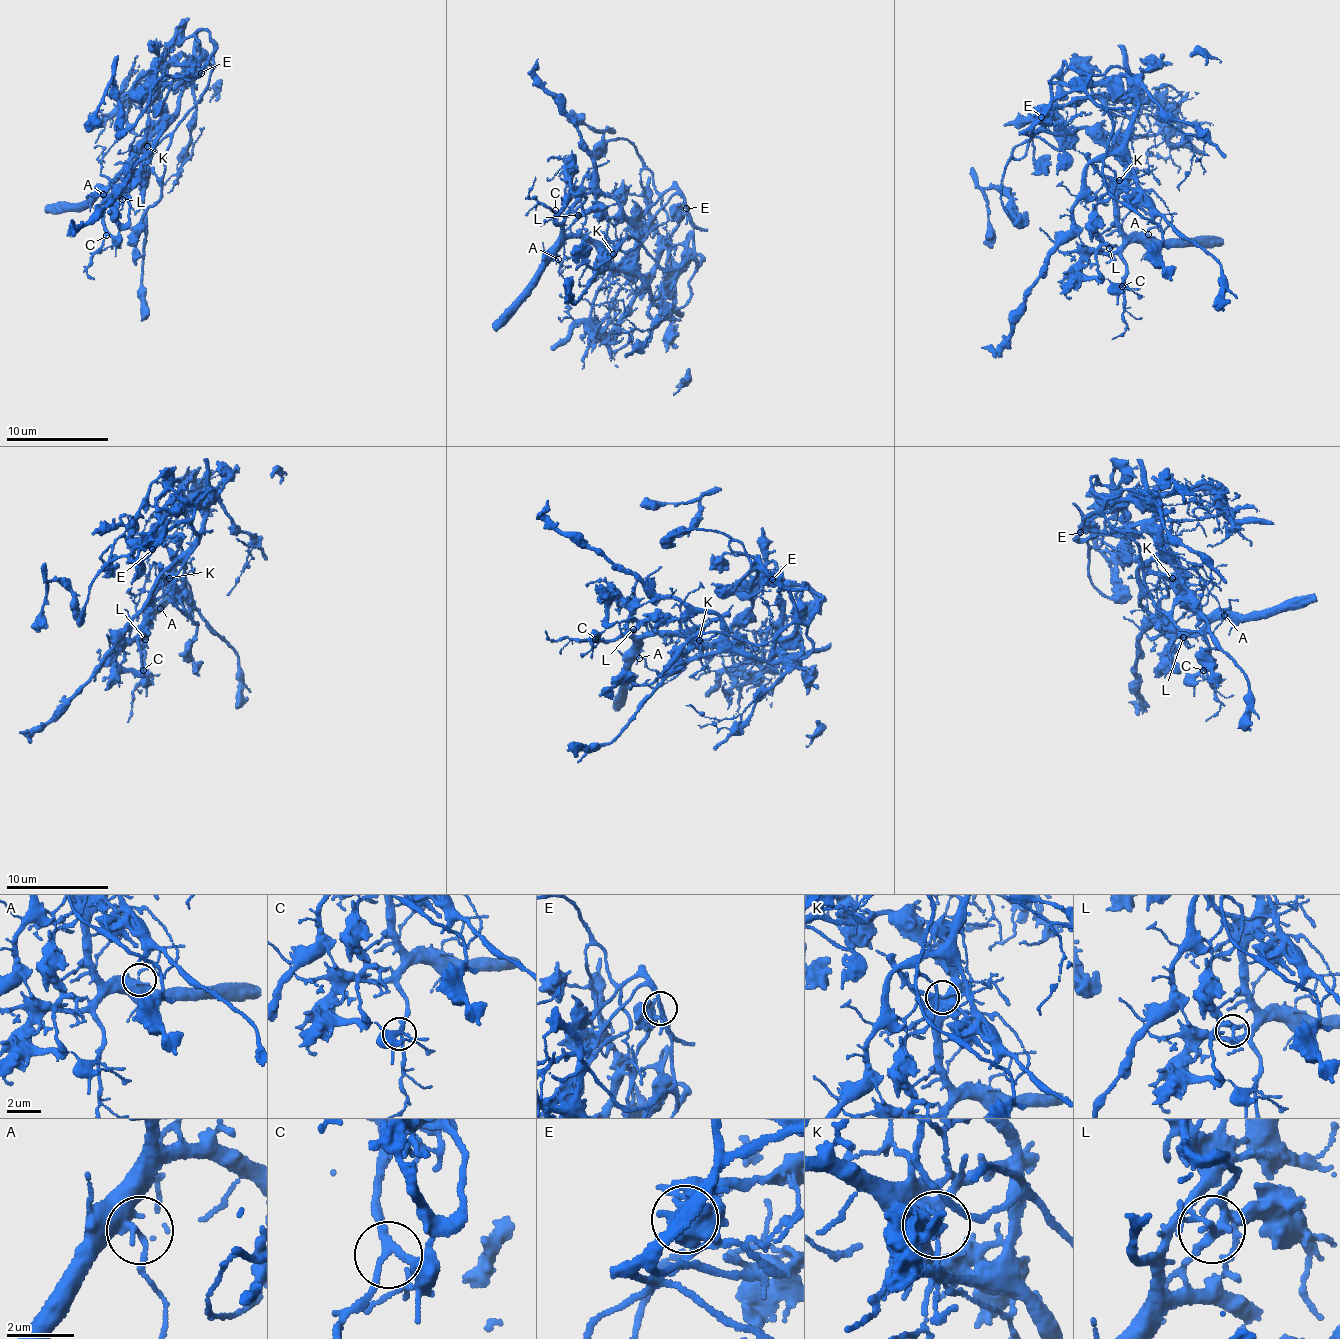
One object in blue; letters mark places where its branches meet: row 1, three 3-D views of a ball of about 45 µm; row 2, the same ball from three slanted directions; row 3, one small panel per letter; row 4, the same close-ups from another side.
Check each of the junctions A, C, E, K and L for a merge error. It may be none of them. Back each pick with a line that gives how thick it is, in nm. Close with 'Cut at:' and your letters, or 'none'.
E: Thickness 280 nm
K: Thickness 150 nm
L: Thickness 240 nm
Cut at: E, K, L

